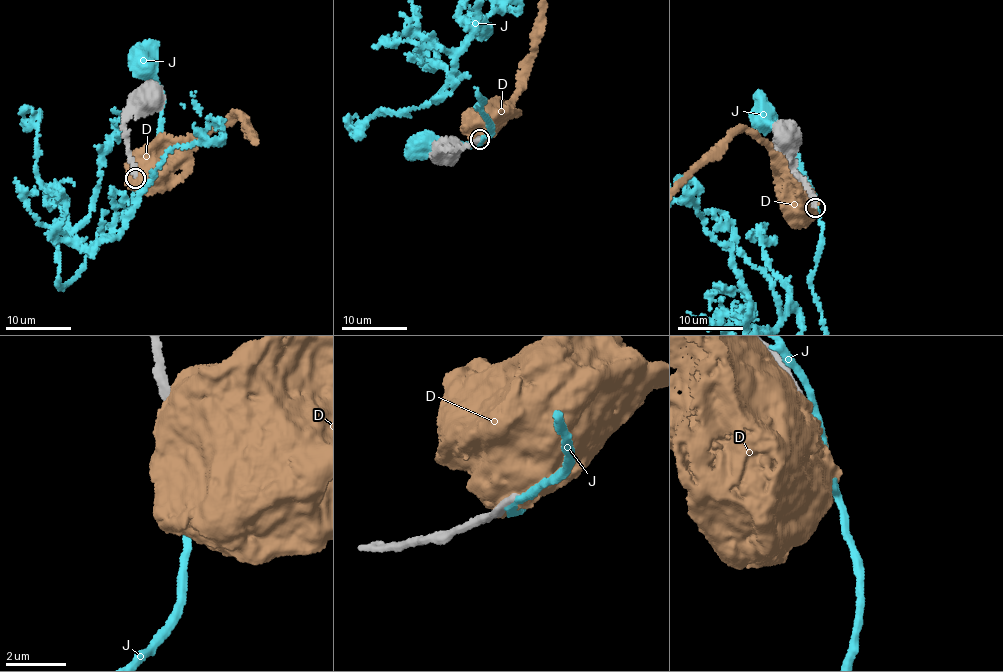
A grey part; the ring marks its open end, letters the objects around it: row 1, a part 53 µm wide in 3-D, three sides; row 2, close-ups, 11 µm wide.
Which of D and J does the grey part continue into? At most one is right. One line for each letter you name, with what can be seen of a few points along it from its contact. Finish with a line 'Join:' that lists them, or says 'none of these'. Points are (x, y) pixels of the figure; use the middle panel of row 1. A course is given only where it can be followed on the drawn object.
Join: none of these

